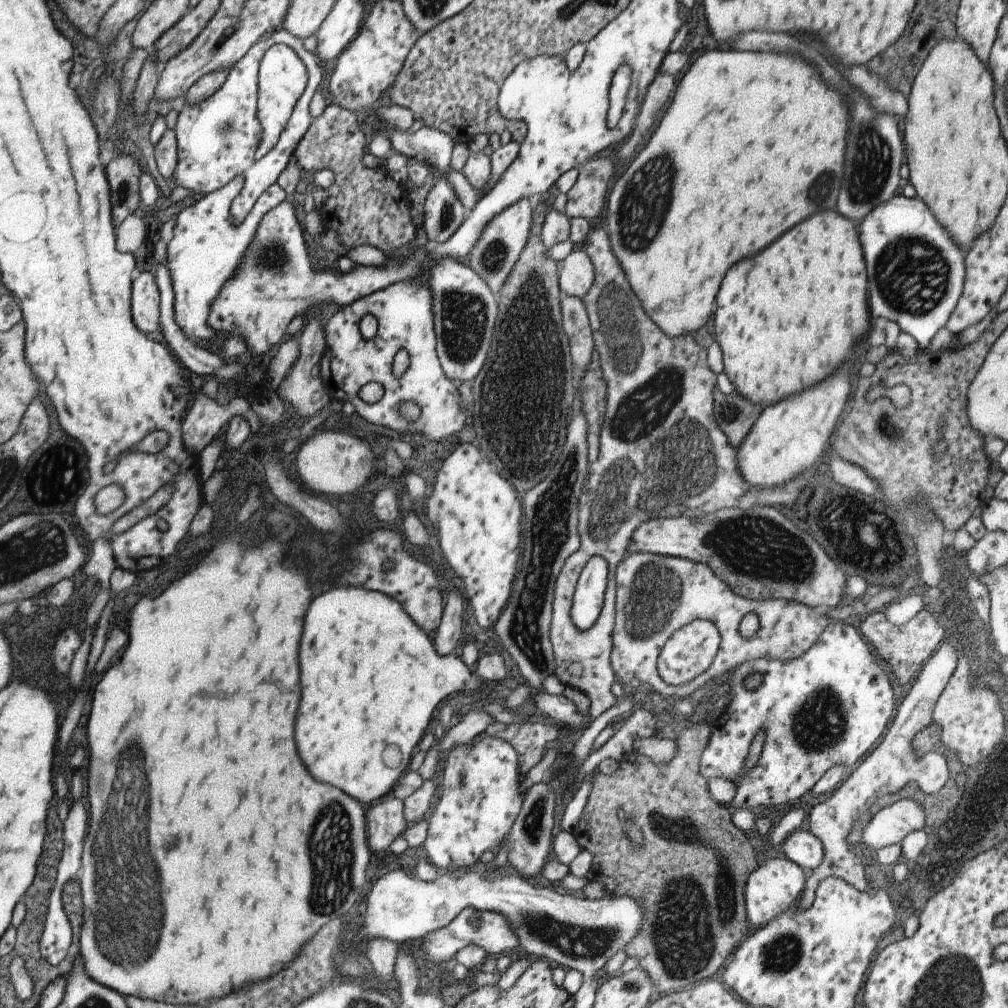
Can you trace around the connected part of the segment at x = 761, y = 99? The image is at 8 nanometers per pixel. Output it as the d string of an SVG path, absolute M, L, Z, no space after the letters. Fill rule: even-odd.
M708 50L688 68L672 96L668 110L664 112L660 124L652 134L652 138L648 140L648 146L642 148L642 152L634 158L628 170L616 180L608 196L608 208L606 208L608 216L606 230L612 242L612 252L620 262L620 268L630 288L640 300L640 306L646 312L646 316L649 316L662 332L672 338L696 333L704 324L708 324L706 320L712 314L716 292L722 284L726 270L734 262L766 248L772 240L776 240L780 234L784 234L788 228L796 226L804 218L836 206L838 200L836 194L840 192L842 174L844 174L848 128L850 128L850 104L836 88L828 86L822 80L822 76L818 76L816 66L808 64L802 56L796 58L790 52L776 54L776 52Z

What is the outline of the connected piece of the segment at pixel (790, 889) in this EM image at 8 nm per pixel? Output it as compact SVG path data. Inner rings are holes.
M788 857L768 859L750 874L744 887L745 910L751 928L761 927L797 903L806 884L807 873Z

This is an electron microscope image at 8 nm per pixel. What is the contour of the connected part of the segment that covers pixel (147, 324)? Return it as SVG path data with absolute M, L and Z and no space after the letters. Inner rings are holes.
M142 272L132 286L132 318L142 332L160 330L160 292L155 276Z

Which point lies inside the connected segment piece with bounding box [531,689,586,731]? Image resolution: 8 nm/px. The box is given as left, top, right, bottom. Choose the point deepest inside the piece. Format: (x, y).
(559, 707)

